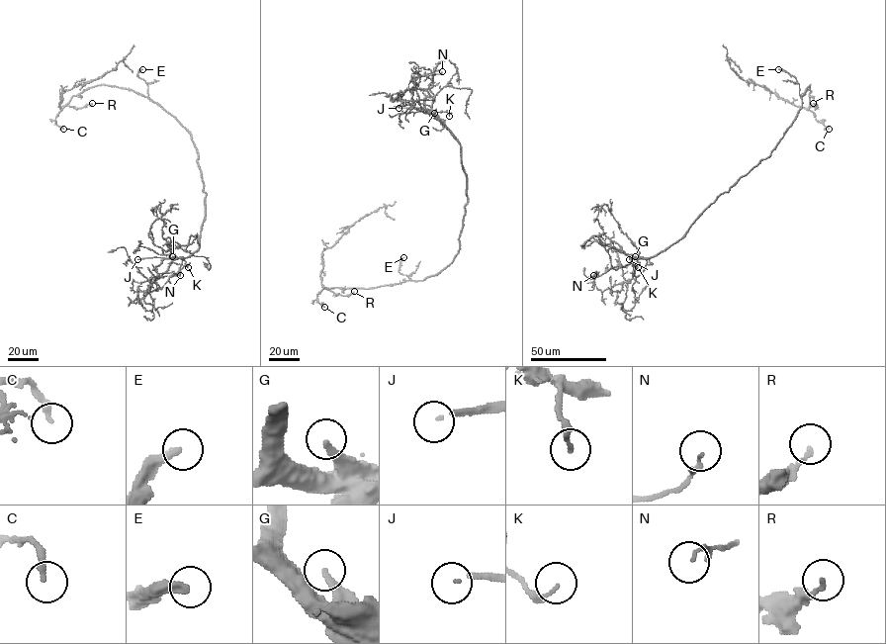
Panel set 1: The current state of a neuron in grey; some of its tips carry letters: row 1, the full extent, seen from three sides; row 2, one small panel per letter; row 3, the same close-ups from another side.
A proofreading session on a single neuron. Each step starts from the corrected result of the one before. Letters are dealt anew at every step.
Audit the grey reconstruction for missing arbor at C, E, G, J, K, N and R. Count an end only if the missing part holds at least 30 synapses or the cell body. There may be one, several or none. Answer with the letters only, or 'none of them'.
E, J

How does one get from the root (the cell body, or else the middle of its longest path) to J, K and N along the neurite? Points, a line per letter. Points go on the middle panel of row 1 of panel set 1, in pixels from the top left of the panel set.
J: (455, 257), (467, 202), (461, 145), (429, 112), (398, 108)
K: (455, 257), (460, 248), (459, 237), (467, 202), (467, 174), (458, 139), (431, 115), (444, 111), (449, 116)
N: (455, 257), (467, 202), (461, 145), (438, 119), (420, 106), (415, 89), (420, 76), (442, 71)

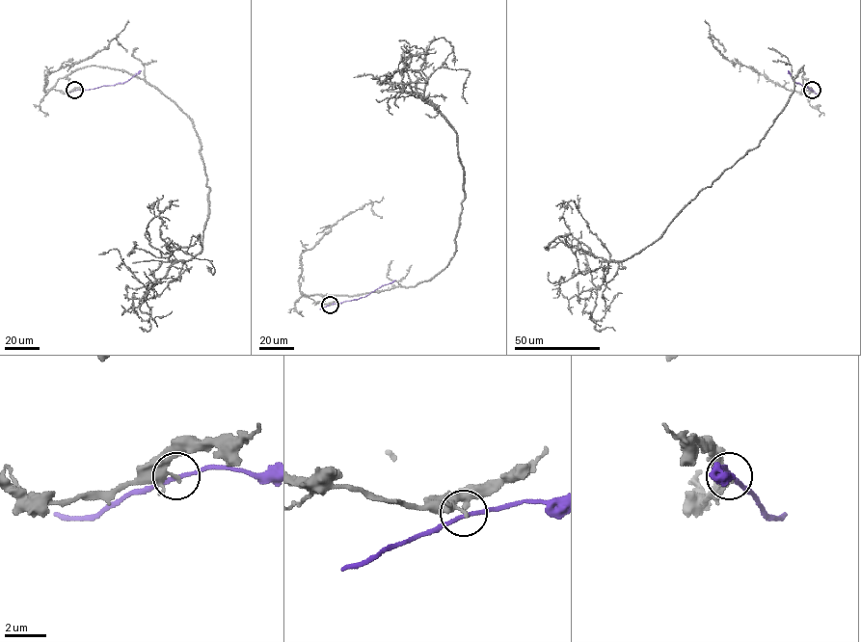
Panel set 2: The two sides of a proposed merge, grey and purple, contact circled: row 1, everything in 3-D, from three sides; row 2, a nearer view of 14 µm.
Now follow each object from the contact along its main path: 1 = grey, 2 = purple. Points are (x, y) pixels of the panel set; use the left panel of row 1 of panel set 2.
1: (74, 91), (53, 88), (88, 66), (123, 69), (199, 138), (201, 250), (147, 290), (147, 322), (137, 293)
2: (74, 91), (125, 82), (141, 70)

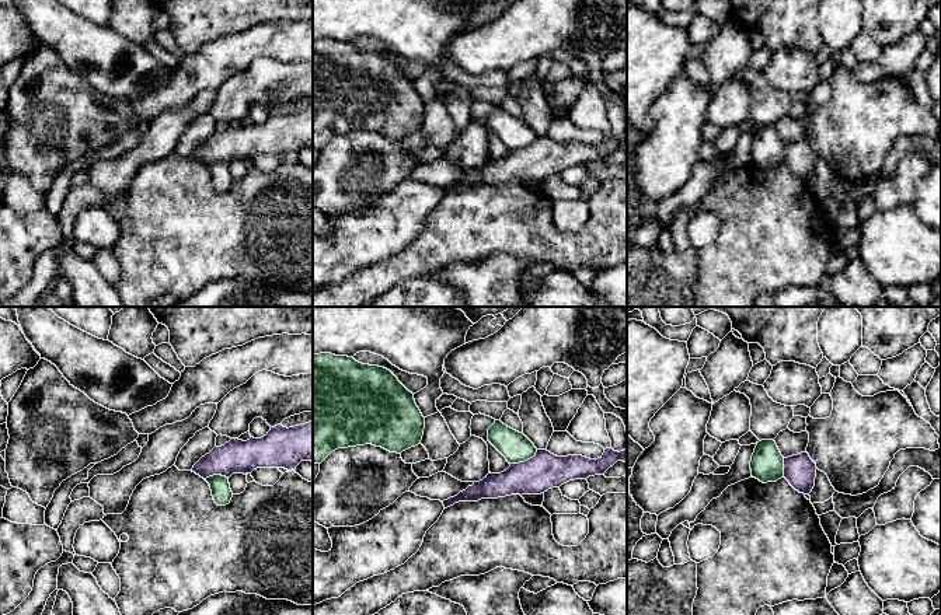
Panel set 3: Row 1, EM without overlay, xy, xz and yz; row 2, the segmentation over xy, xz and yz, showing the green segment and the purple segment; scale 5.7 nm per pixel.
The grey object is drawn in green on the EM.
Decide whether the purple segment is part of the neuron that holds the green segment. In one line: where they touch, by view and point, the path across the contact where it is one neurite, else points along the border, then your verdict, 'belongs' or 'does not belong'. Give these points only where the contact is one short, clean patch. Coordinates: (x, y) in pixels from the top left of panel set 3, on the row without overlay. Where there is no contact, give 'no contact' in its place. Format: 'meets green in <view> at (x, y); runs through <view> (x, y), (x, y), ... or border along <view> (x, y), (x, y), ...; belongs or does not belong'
meets green in xz at (525, 146); border along xz (537, 136), (532, 143), (511, 150); does not belong

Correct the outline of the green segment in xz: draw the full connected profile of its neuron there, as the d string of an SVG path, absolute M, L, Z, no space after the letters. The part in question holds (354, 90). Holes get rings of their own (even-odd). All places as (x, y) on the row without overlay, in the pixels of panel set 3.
M313 41L313 150L338 134L365 130L401 140L421 129L424 115L414 80L390 56L348 42Z

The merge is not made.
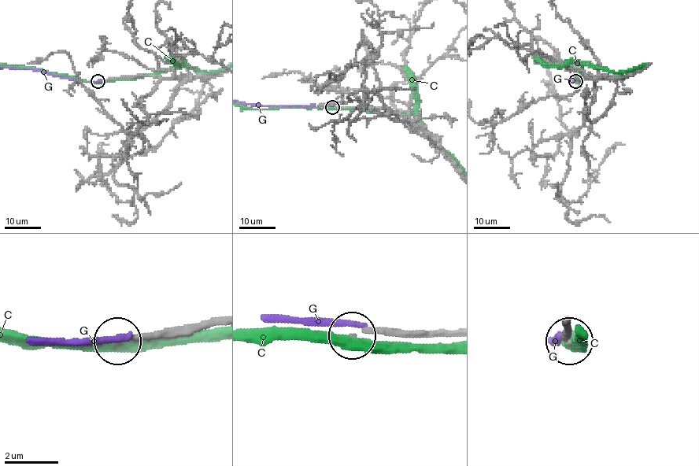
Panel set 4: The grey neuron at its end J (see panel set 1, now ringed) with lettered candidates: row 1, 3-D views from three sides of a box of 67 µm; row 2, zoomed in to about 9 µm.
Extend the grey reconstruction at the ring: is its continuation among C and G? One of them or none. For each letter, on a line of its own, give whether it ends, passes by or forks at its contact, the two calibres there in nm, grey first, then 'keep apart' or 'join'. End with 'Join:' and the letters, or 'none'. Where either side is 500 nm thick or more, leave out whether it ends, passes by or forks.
C: it passes by | 160/360 nm | keep apart
G: it ends | 240/220 nm | keep apart
Join: none

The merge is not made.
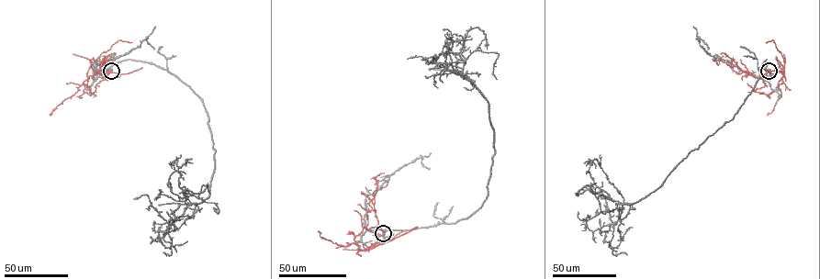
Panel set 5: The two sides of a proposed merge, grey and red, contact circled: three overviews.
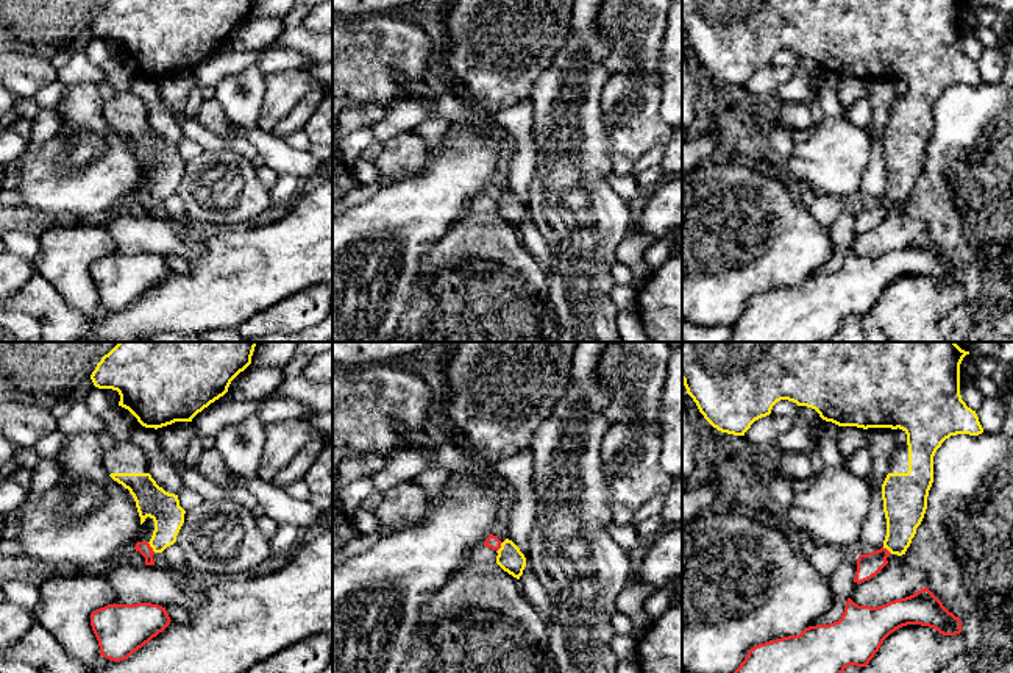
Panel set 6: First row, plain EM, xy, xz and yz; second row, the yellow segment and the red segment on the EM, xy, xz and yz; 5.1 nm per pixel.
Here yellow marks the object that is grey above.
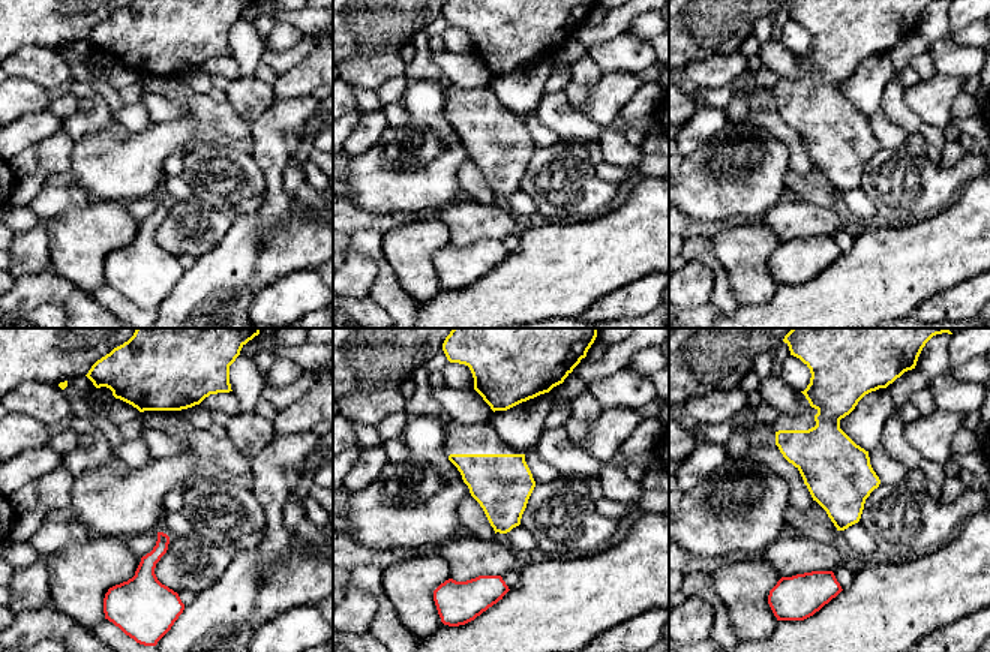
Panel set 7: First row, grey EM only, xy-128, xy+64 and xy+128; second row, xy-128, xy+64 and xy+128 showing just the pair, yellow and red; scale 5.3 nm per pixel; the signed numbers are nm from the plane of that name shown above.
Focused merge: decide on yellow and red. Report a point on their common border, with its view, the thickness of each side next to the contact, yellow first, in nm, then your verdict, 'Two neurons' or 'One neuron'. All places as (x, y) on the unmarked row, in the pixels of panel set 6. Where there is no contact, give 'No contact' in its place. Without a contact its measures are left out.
Touches yellow at xy (150, 195). Thickness 170 nm (yellow) against 70 nm. Two neurons

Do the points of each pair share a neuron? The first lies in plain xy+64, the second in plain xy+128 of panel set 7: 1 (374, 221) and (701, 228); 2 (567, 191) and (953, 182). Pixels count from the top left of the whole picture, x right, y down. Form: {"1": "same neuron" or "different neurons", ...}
{"1": "same neuron", "2": "same neuron"}

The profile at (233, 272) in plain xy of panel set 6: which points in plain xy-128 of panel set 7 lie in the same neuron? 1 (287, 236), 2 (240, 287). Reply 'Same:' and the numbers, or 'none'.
Same: 1

